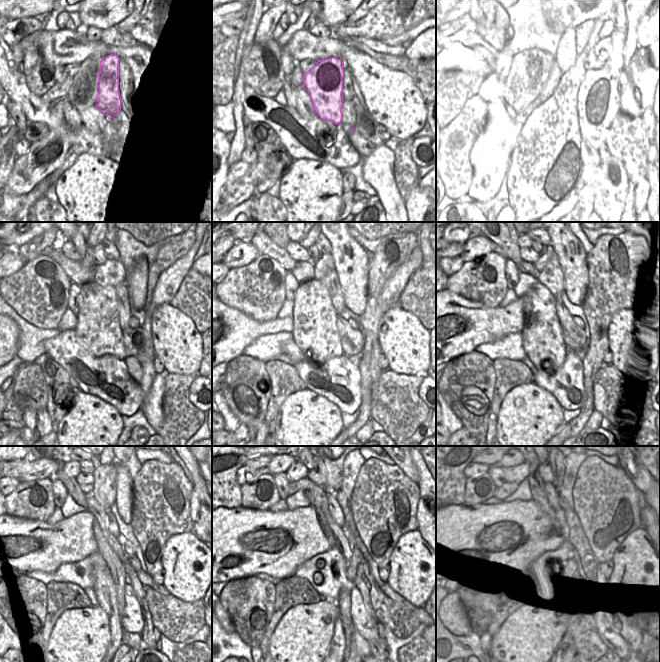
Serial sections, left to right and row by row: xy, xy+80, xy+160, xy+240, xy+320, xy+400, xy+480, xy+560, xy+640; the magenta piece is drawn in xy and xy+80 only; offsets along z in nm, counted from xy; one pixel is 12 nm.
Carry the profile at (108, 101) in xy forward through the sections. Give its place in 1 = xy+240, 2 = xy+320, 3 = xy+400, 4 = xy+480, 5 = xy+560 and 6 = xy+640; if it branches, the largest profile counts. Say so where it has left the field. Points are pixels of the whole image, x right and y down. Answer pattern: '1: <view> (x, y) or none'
1: xy+240 (98, 327)
2: xy+320 (315, 332)
3: xy+400 (543, 342)
4: xy+480 (104, 588)
5: xy+560 (336, 649)
6: xy+640 (563, 649)

